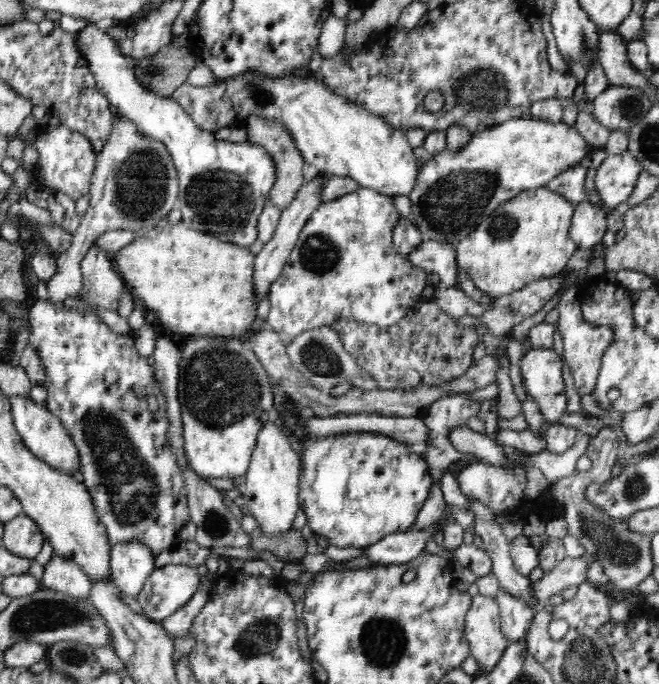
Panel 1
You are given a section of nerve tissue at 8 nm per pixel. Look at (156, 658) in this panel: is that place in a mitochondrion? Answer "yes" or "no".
no

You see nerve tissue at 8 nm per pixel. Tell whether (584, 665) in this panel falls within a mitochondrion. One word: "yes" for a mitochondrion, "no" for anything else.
yes

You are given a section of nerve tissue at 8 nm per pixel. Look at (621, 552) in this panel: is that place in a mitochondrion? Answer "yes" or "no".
yes

